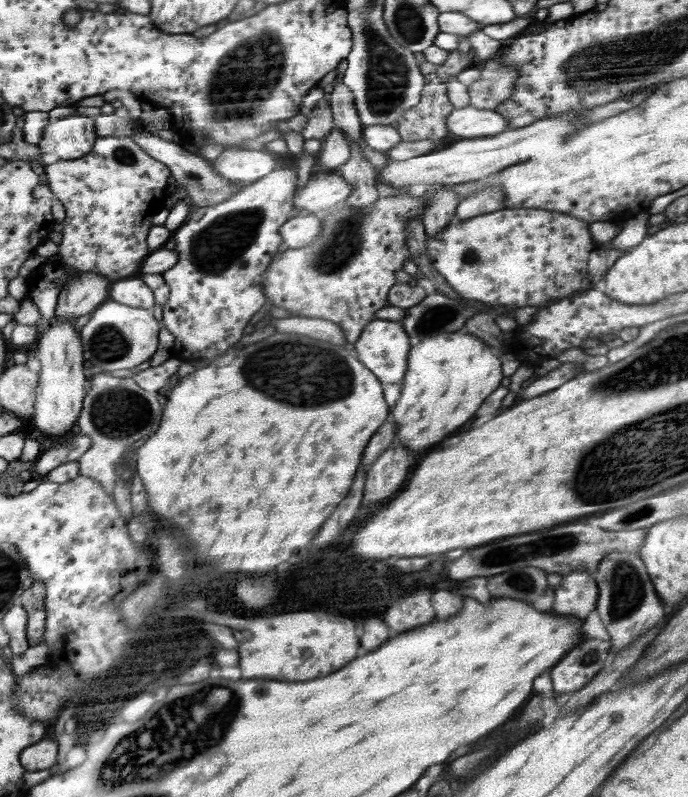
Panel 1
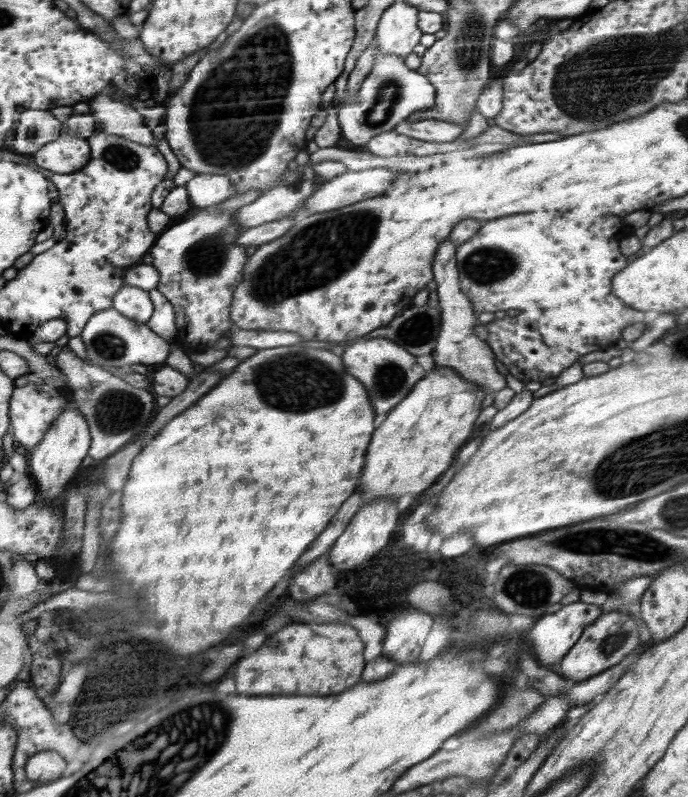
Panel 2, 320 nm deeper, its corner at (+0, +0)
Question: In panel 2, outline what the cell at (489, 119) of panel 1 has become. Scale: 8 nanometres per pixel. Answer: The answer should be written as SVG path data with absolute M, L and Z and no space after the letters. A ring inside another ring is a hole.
M406 119L393 129L398 134L405 134L410 138L417 138L426 142L452 142L460 134L464 134L466 127L466 122L465 124L454 124L434 119L410 122Z

